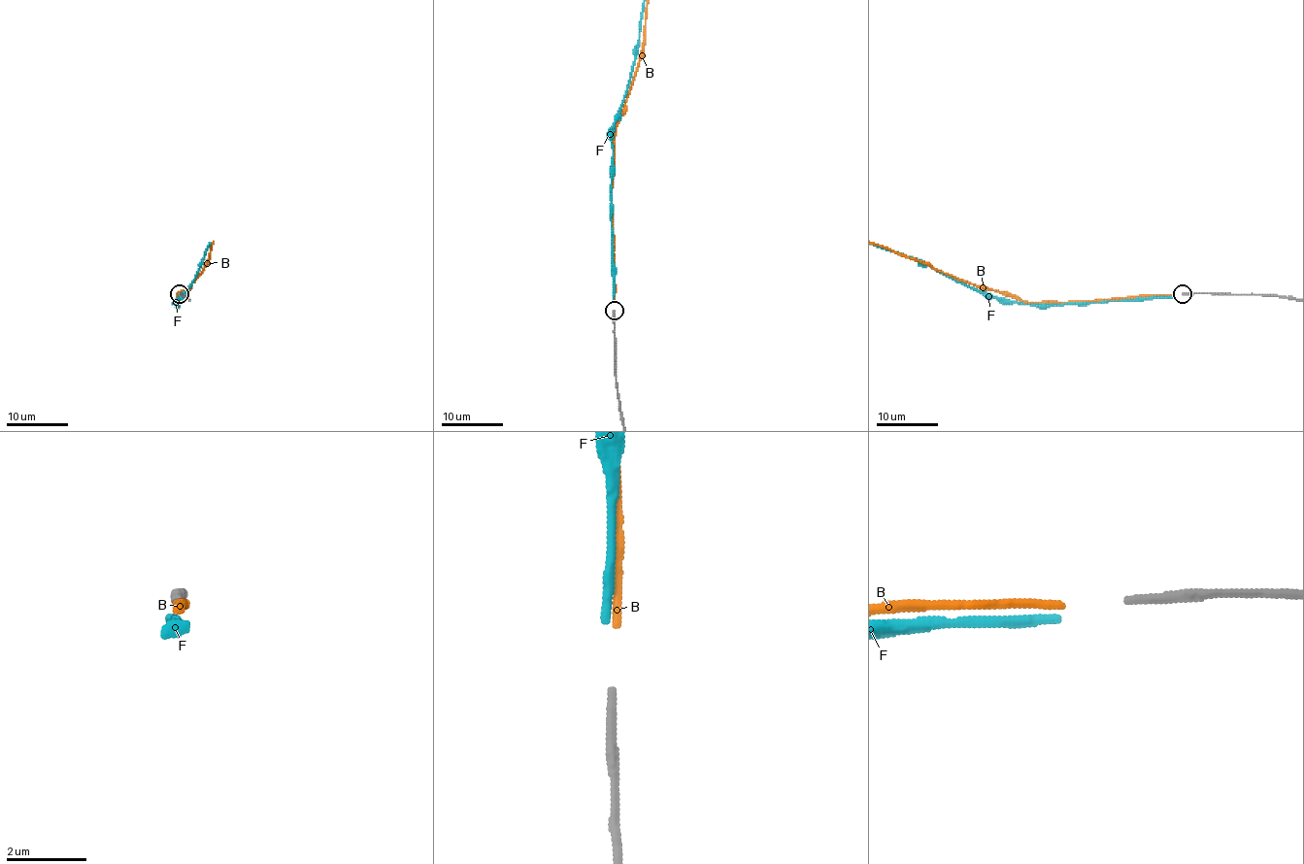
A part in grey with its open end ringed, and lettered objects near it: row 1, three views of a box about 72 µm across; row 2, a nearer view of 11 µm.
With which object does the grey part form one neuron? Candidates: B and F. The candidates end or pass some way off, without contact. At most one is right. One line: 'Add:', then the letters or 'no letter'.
Add: B

